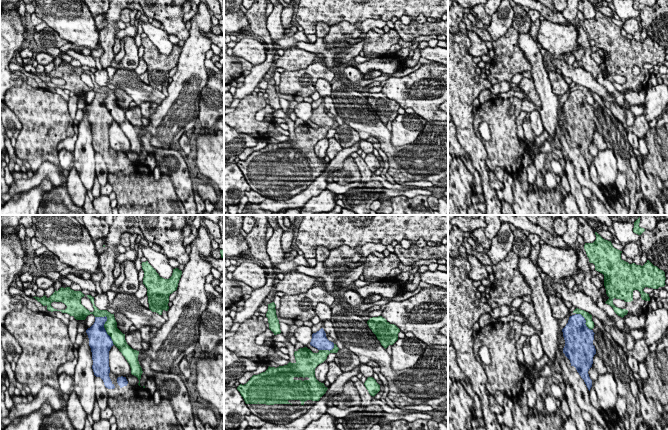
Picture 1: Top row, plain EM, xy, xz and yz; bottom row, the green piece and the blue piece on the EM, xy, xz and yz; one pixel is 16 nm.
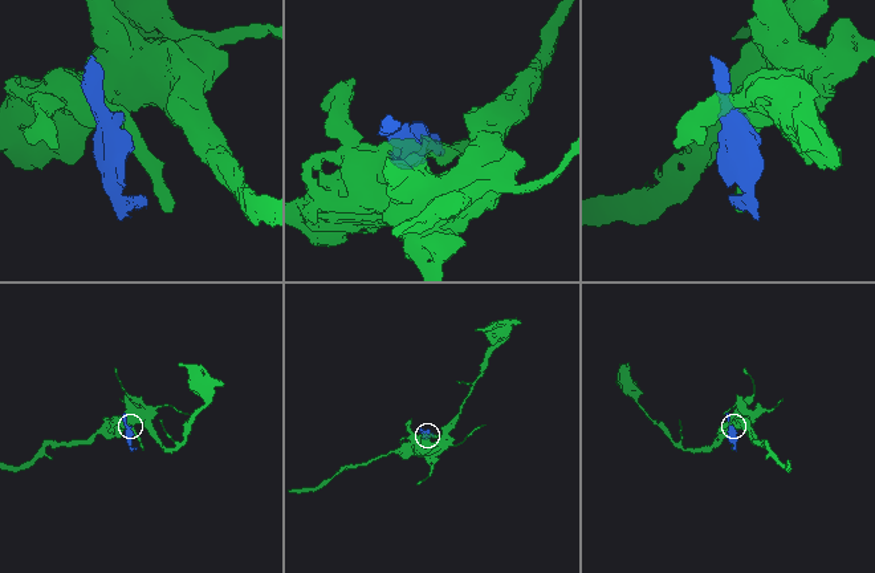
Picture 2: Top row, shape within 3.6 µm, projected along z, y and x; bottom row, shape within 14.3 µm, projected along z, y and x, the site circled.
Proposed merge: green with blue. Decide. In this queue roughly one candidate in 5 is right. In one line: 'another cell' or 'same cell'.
another cell

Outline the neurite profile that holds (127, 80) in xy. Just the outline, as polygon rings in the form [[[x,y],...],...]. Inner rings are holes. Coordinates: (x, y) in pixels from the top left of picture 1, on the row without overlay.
[[[120,68],[109,82],[125,91],[138,106],[143,102],[160,105],[165,98],[162,91],[143,83],[134,70]]]

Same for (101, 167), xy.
[[[95,153],[95,169],[100,186],[106,185],[108,182],[107,164],[100,153]]]

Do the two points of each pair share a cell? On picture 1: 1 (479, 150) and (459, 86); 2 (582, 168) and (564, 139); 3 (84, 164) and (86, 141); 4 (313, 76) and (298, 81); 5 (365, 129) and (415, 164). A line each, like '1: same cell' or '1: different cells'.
1: same cell
2: same cell
3: same cell
4: same cell
5: same cell

